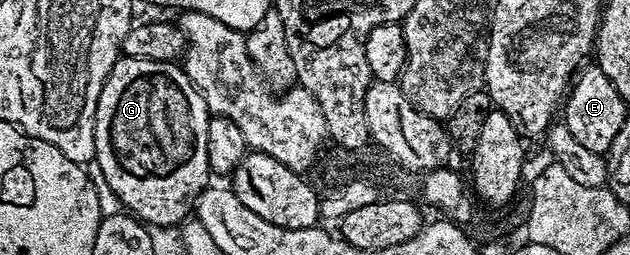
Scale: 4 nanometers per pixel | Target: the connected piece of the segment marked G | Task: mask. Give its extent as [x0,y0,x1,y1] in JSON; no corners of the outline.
[94,57,210,228]

